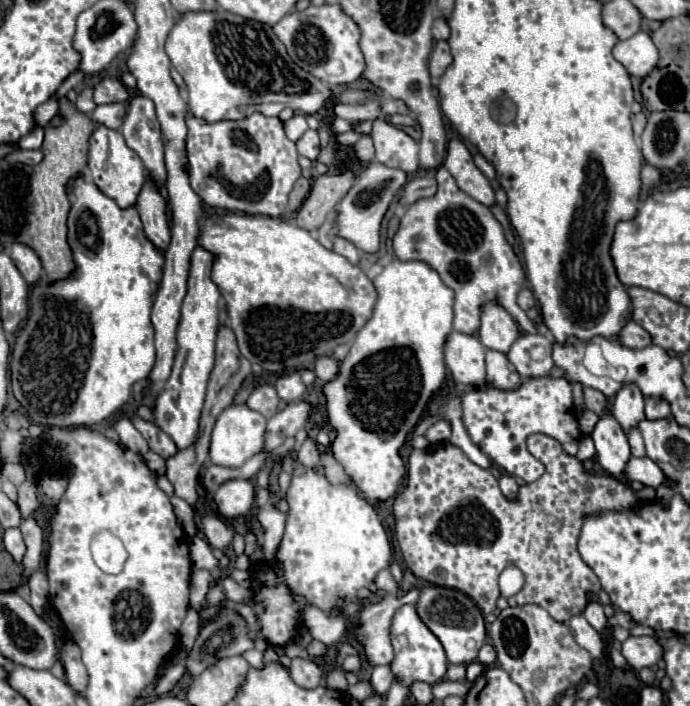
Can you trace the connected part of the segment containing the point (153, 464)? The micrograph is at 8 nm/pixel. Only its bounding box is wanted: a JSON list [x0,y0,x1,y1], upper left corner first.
[143,452,167,476]

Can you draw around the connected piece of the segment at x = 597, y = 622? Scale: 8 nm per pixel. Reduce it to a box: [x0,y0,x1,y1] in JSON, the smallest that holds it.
[583,602,607,632]

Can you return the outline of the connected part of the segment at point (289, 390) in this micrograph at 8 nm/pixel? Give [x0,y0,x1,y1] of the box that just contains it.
[275,372,307,404]

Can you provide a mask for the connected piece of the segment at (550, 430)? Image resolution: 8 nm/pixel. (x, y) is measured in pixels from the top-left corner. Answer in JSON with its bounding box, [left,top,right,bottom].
[463,378,581,482]

